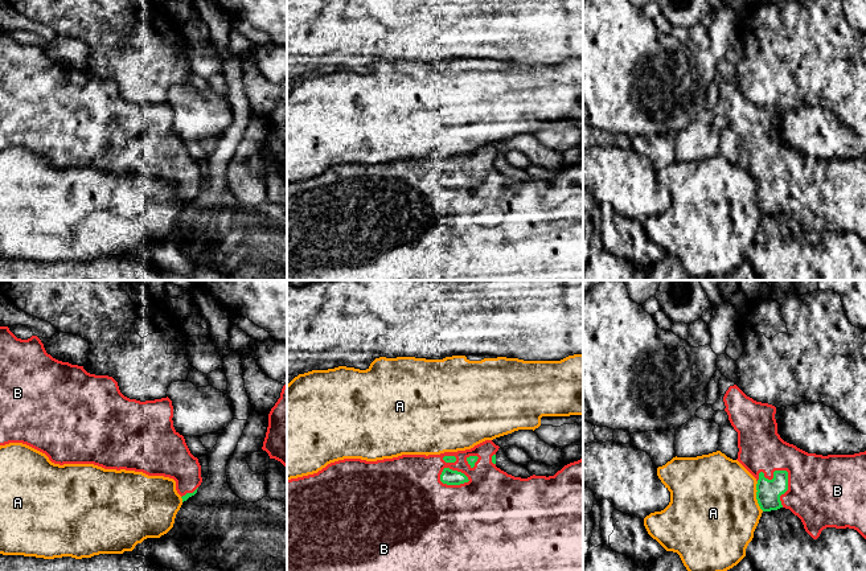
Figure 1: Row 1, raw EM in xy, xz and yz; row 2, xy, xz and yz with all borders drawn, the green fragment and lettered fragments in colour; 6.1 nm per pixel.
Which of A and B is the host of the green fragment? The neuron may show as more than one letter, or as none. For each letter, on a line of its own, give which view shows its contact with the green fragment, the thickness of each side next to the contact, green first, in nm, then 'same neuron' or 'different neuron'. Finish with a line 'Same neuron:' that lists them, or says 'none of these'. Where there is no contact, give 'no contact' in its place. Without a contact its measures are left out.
A: yz | 150/500 nm | different neuron
B: yz | 150/440 nm | same neuron
Same neuron: B

